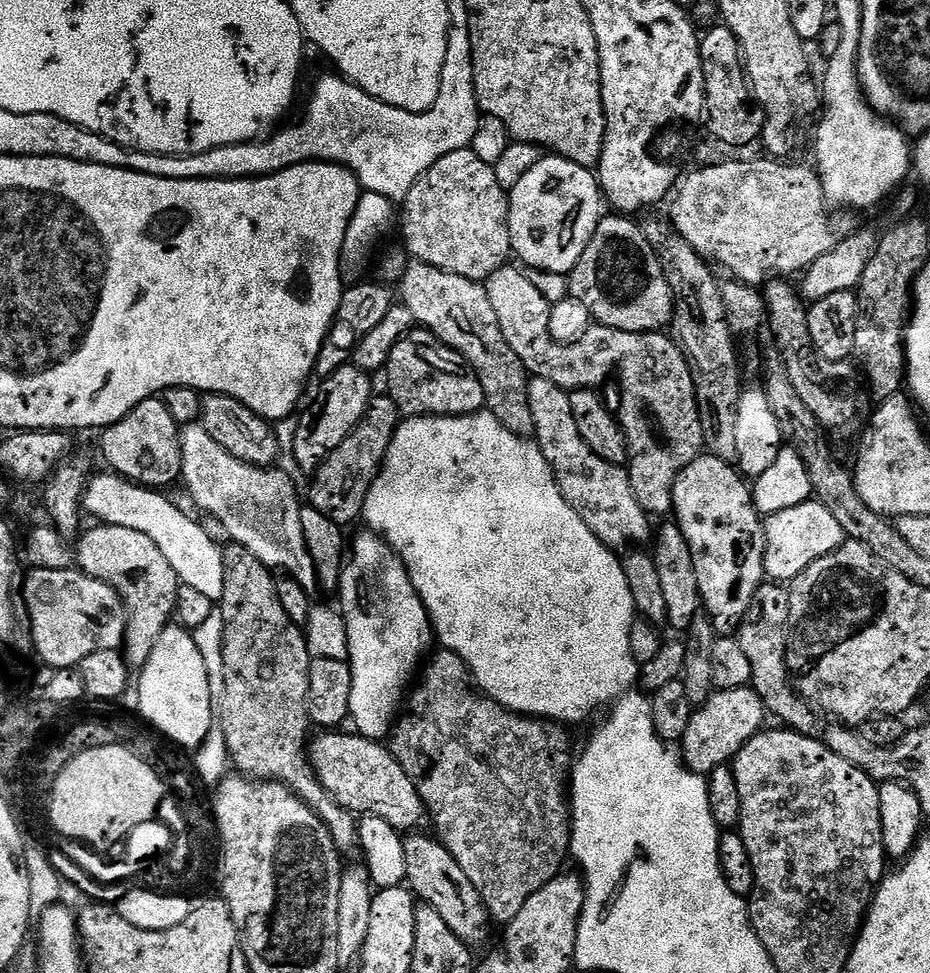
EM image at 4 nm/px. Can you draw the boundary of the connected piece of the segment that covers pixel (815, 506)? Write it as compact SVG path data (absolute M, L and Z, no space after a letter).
M813 498L790 510L778 510L763 521L764 525L764 575L772 582L791 582L818 558L838 550L846 537L834 514Z

